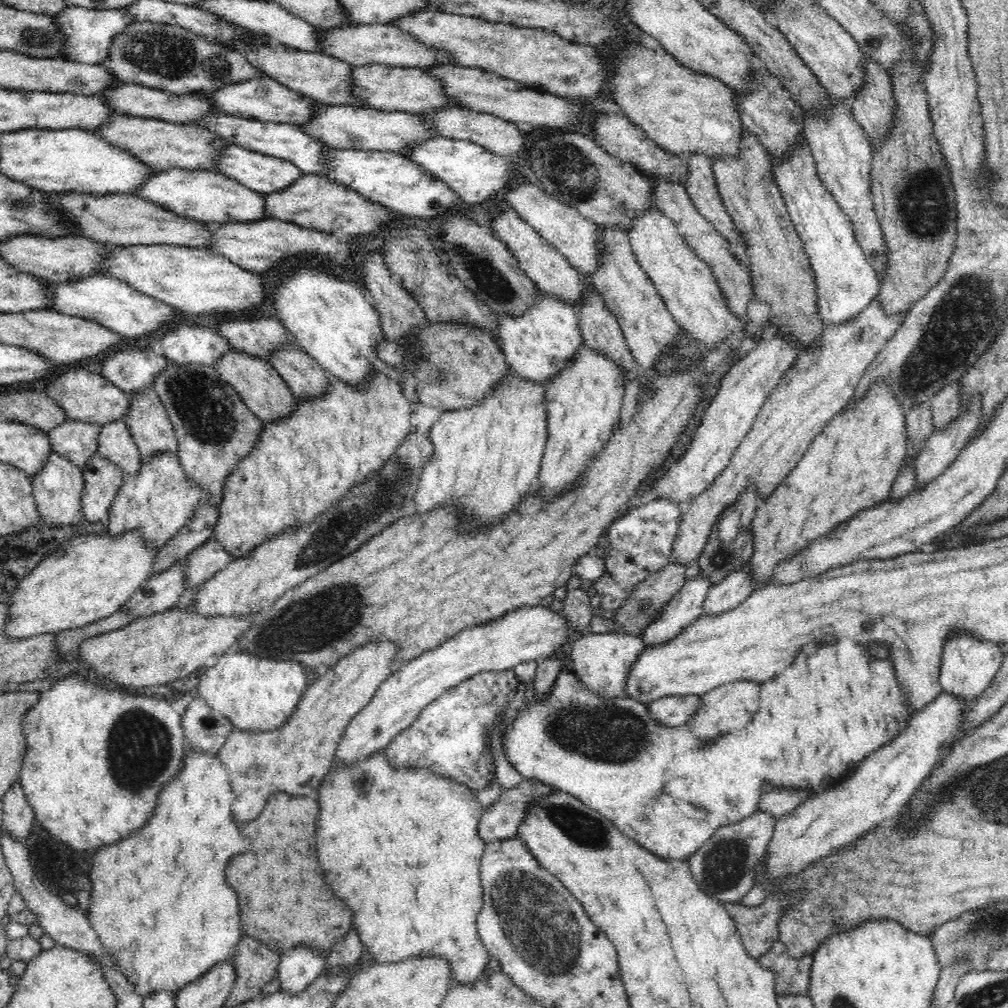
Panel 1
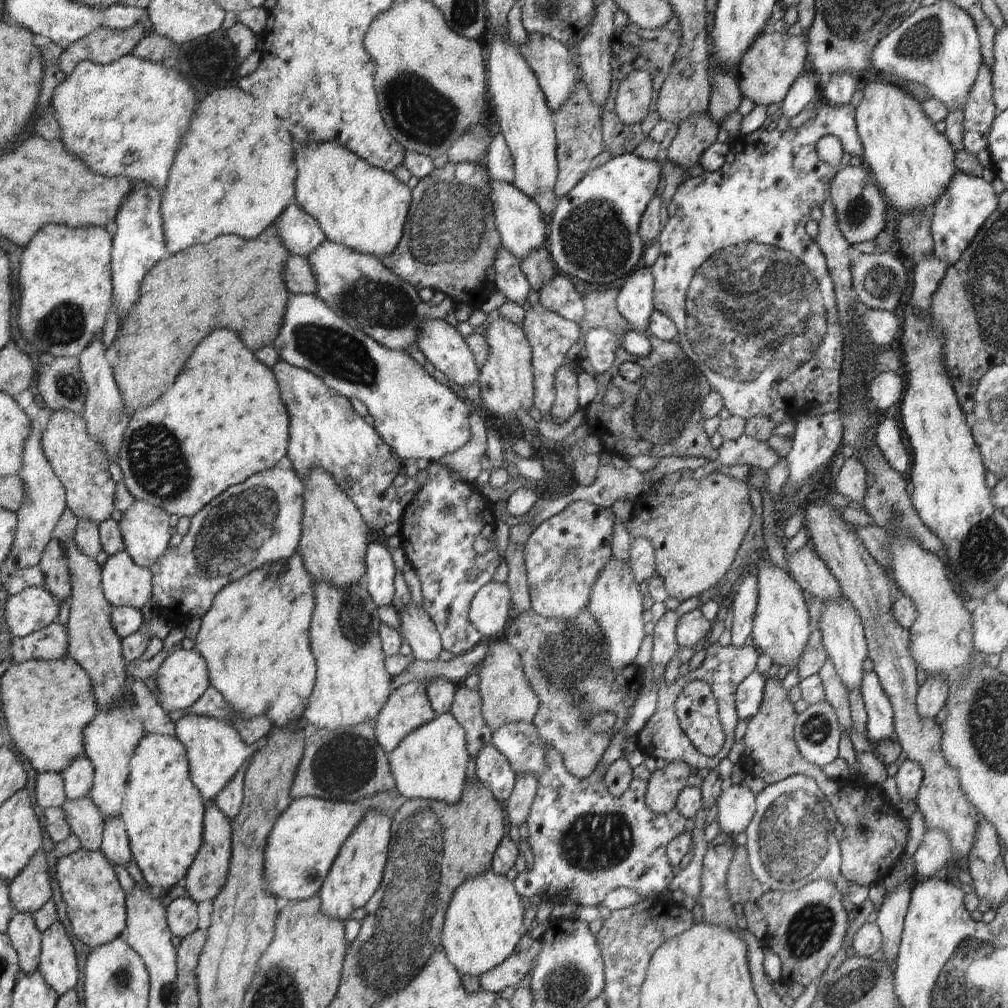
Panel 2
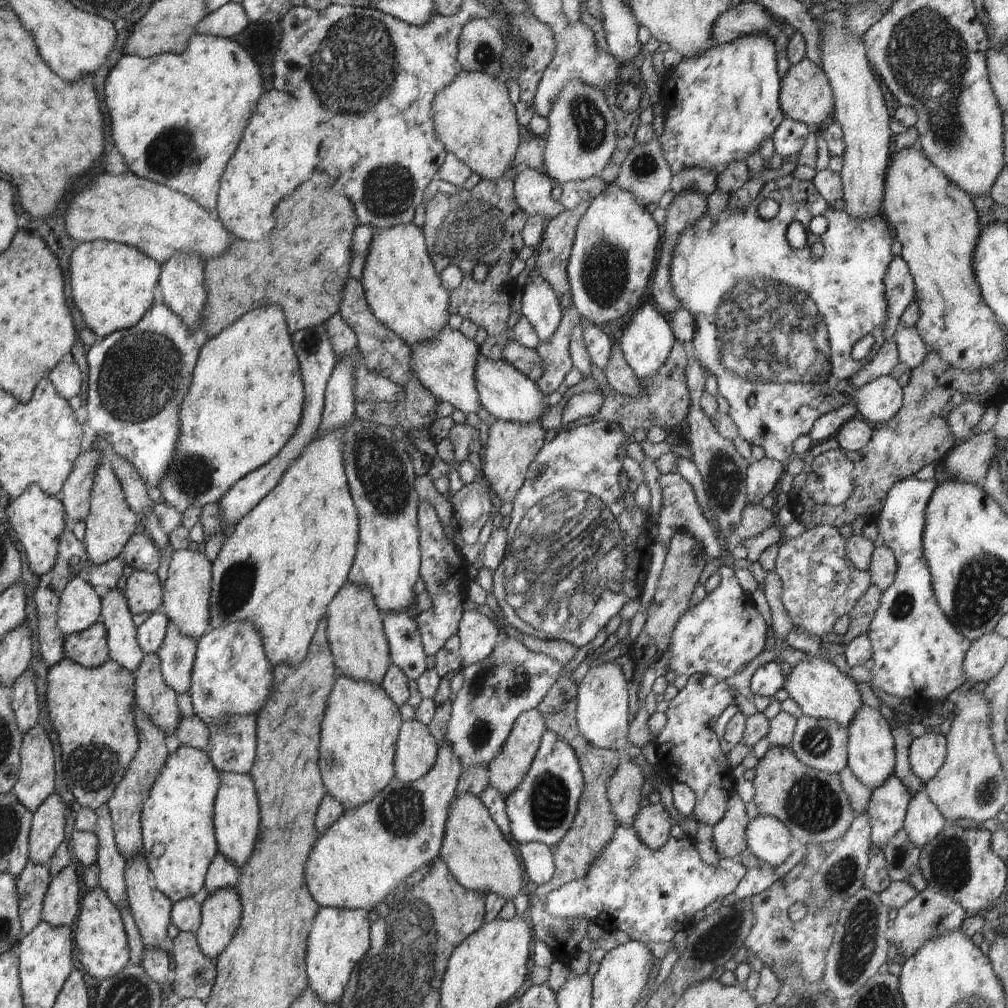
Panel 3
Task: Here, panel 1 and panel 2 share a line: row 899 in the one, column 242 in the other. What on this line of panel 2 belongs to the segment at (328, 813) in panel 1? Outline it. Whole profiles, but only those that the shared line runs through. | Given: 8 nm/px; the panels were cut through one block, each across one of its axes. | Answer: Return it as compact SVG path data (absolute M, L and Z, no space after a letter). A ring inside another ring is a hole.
M216 330L216 332L212 332L204 340L204 344L200 344L196 348L194 356L188 360L188 364L184 364L184 370L178 374L174 384L158 400L155 400L154 404L145 406L131 416L126 432L124 432L122 444L120 444L120 450L118 450L117 462L124 474L124 486L126 486L128 492L132 494L135 500L148 502L152 506L161 508L169 515L176 514L176 516L186 516L188 518L188 516L191 517L200 512L204 505L214 500L216 496L227 488L242 484L253 474L274 468L284 456L287 456L288 428L289 416L284 403L281 401L278 382L276 382L272 370L256 360L254 353L244 346L244 342L240 340L240 336L236 332L232 332L232 330Z

